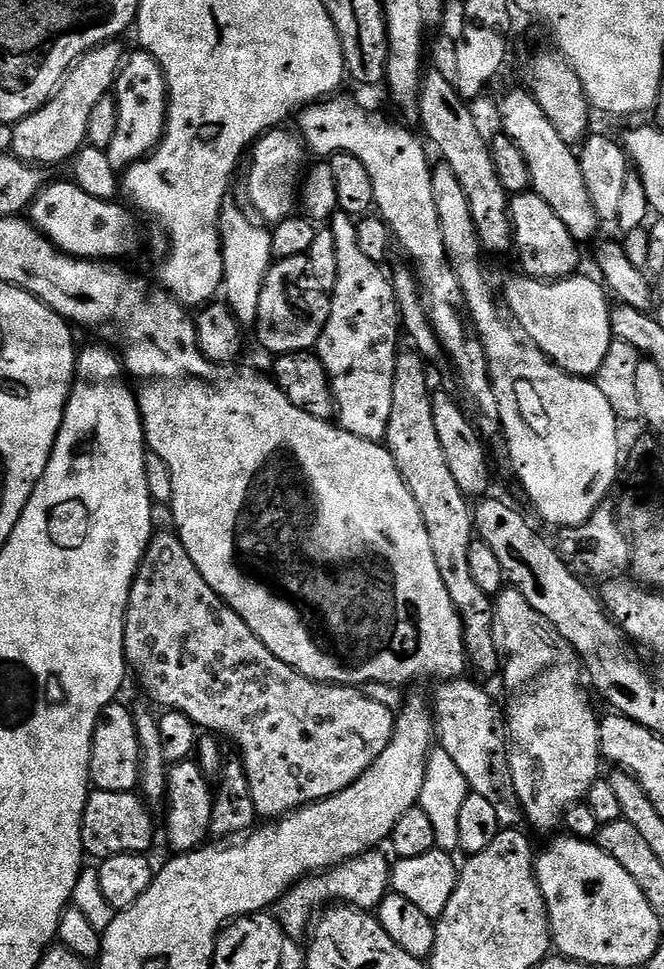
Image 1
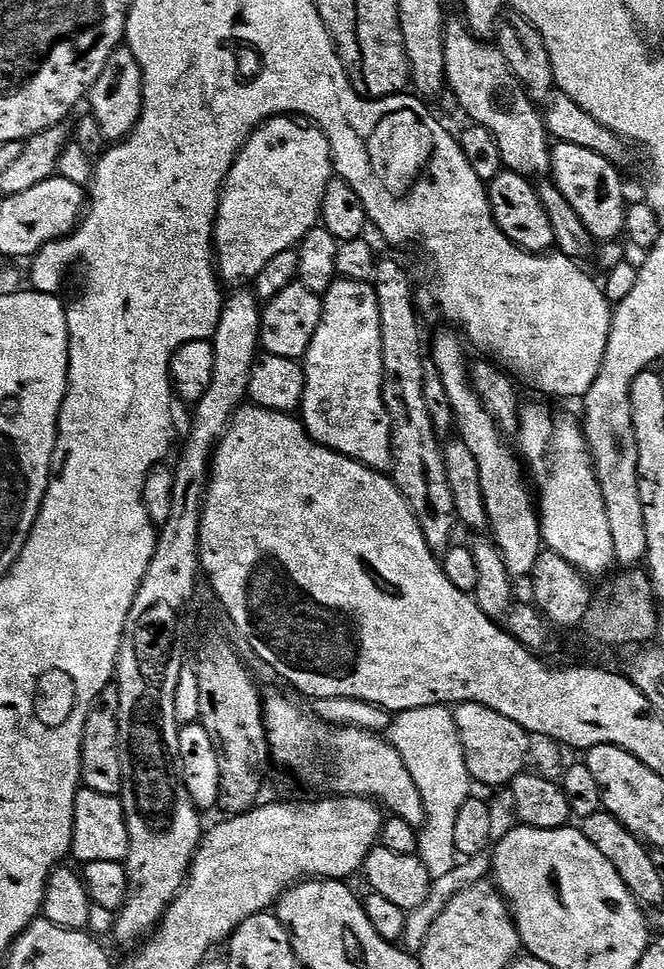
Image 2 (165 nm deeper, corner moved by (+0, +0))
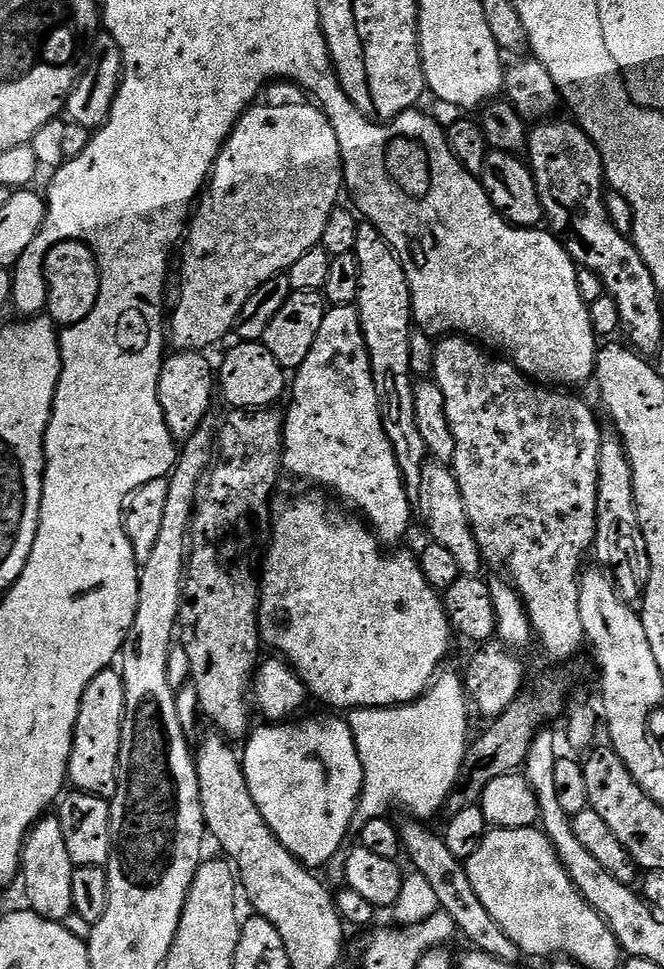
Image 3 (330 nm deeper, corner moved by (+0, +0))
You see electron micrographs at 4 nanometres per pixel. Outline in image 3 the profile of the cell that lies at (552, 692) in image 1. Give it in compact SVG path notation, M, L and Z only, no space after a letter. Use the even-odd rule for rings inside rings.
M432 462L425 467L419 501L424 502L424 512L428 515L428 528L432 531L431 539L446 546L458 562L458 570L466 576L479 577L486 567L484 553L474 538L472 523L466 512L466 502L462 502L462 490L456 481L456 473L451 467L439 462Z

